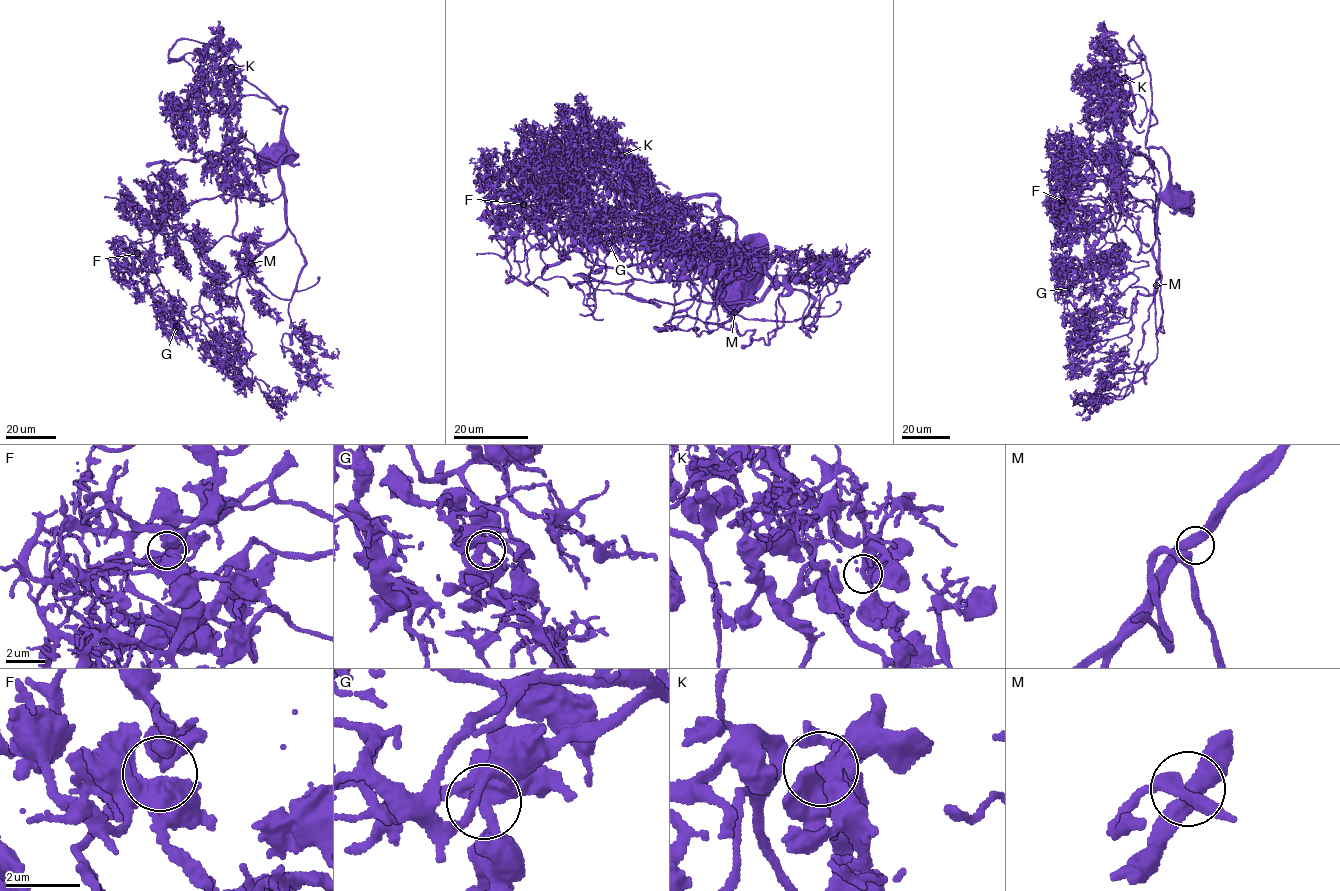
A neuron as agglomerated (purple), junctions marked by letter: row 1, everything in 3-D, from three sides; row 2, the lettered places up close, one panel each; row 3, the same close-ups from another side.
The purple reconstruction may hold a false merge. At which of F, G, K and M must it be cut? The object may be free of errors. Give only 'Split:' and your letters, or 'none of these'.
Split: none of these

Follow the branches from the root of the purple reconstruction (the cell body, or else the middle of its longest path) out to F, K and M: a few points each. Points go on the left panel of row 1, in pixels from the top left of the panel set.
F: (282, 156), (289, 150), (281, 194), (184, 204), (149, 242), (120, 243), (137, 253)
K: (282, 156), (275, 164), (246, 148), (222, 150), (233, 139), (227, 118), (231, 67)
M: (282, 156), (289, 150), (280, 166), (286, 233), (269, 243), (251, 263)

